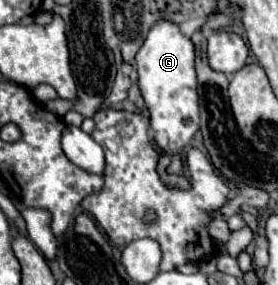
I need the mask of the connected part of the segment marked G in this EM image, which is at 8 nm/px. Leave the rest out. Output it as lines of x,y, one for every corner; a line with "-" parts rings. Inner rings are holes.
160,19
150,29
144,45
136,55
138,85
150,111
150,127
154,131
156,145
172,155
172,173
182,171
180,151
190,143
200,127
196,71
194,71
194,43
182,35
180,27
170,19

